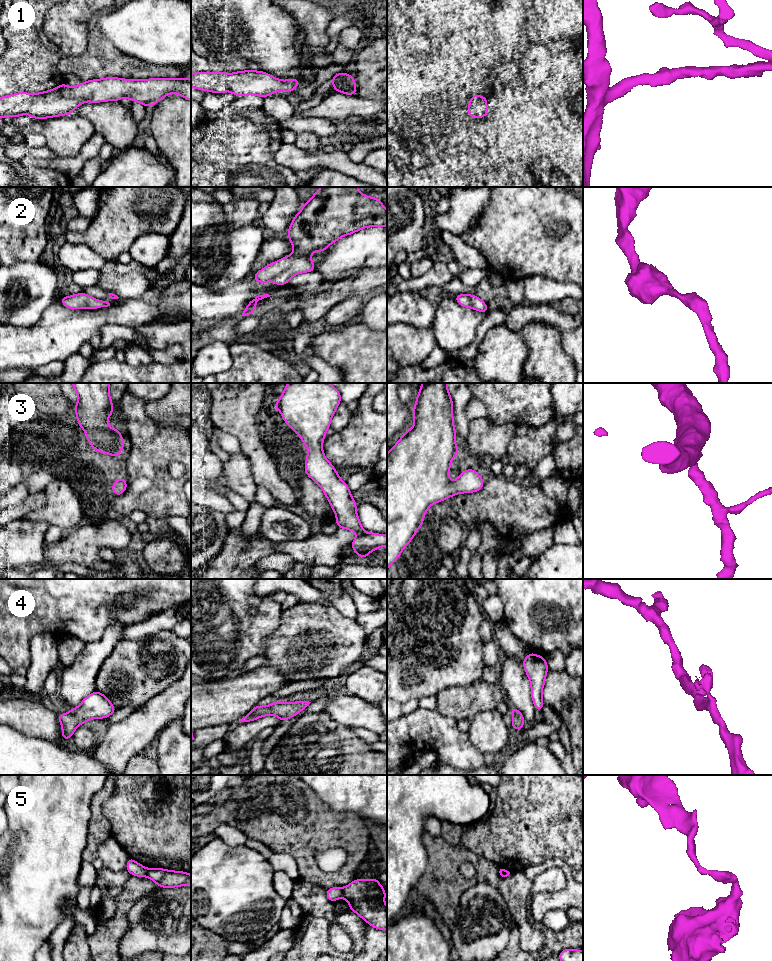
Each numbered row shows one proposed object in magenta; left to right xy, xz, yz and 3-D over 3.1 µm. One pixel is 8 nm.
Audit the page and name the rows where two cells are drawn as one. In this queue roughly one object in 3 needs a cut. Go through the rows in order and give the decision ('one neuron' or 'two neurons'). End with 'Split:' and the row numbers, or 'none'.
1: one neuron
2: one neuron
3: one neuron
4: one neuron
5: two neurons
Split: 5

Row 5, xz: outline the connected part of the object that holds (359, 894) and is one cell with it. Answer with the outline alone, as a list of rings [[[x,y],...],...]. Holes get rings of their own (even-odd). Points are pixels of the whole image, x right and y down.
[[[355,879],[343,888],[342,897],[349,903],[350,910],[357,913],[373,928],[387,929],[387,907],[385,889],[378,879]]]

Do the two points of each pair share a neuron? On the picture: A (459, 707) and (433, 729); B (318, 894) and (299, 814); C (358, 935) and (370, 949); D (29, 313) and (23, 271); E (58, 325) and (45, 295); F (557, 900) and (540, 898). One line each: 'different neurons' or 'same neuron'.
A: different neurons
B: different neurons
C: different neurons
D: same neuron
E: different neurons
F: same neuron

